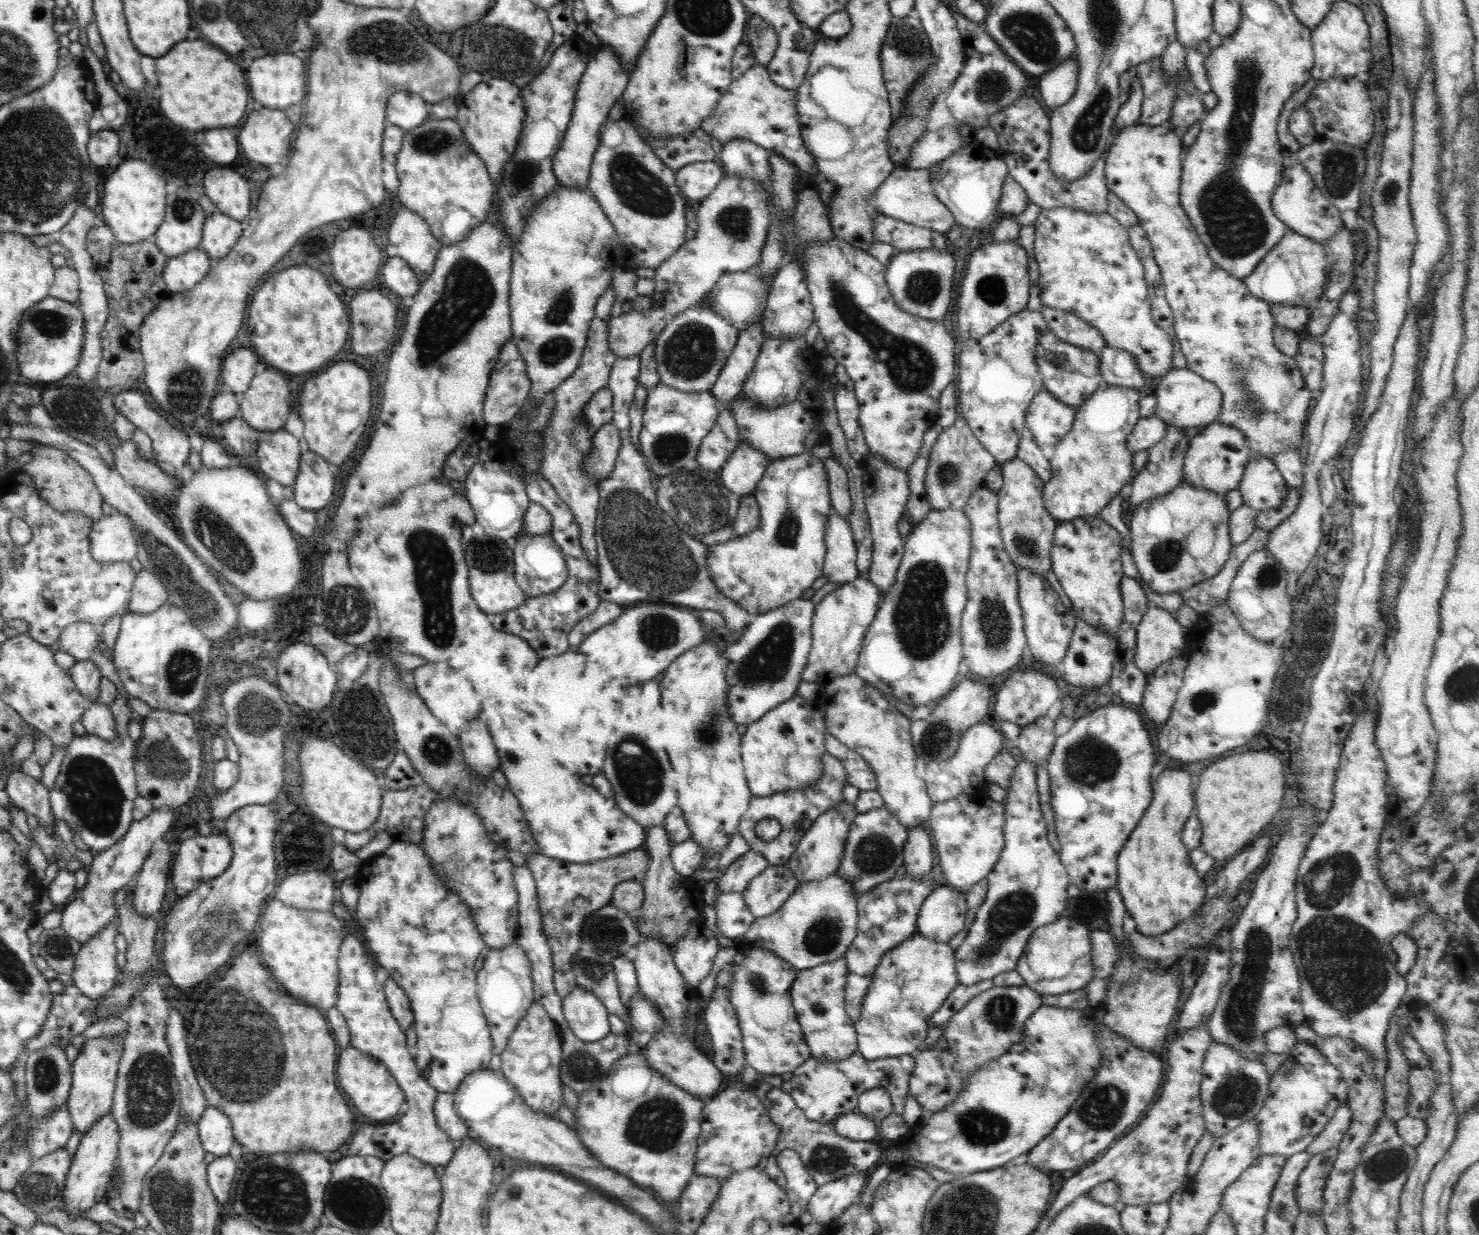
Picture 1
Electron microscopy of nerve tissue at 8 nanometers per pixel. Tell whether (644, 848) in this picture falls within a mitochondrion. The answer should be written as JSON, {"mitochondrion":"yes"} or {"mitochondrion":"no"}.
{"mitochondrion":"no"}

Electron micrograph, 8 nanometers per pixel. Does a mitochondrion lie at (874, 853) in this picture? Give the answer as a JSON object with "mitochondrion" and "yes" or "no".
{"mitochondrion":"yes"}

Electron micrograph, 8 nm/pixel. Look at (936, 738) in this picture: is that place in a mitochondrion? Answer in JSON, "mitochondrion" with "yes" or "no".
{"mitochondrion":"yes"}

